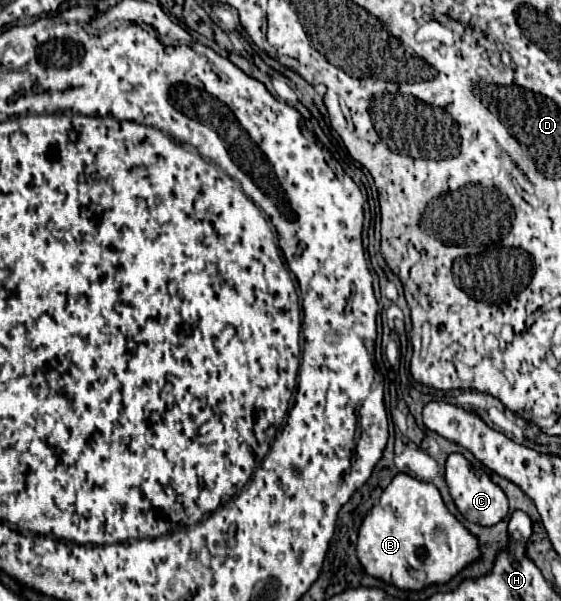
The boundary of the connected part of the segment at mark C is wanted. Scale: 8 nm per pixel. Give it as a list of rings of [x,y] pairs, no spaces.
[[[450,454],[444,470],[446,470],[444,478],[448,484],[450,496],[466,520],[476,522],[480,526],[494,526],[508,514],[506,494],[488,478],[488,474],[484,470],[474,470],[462,454]]]

